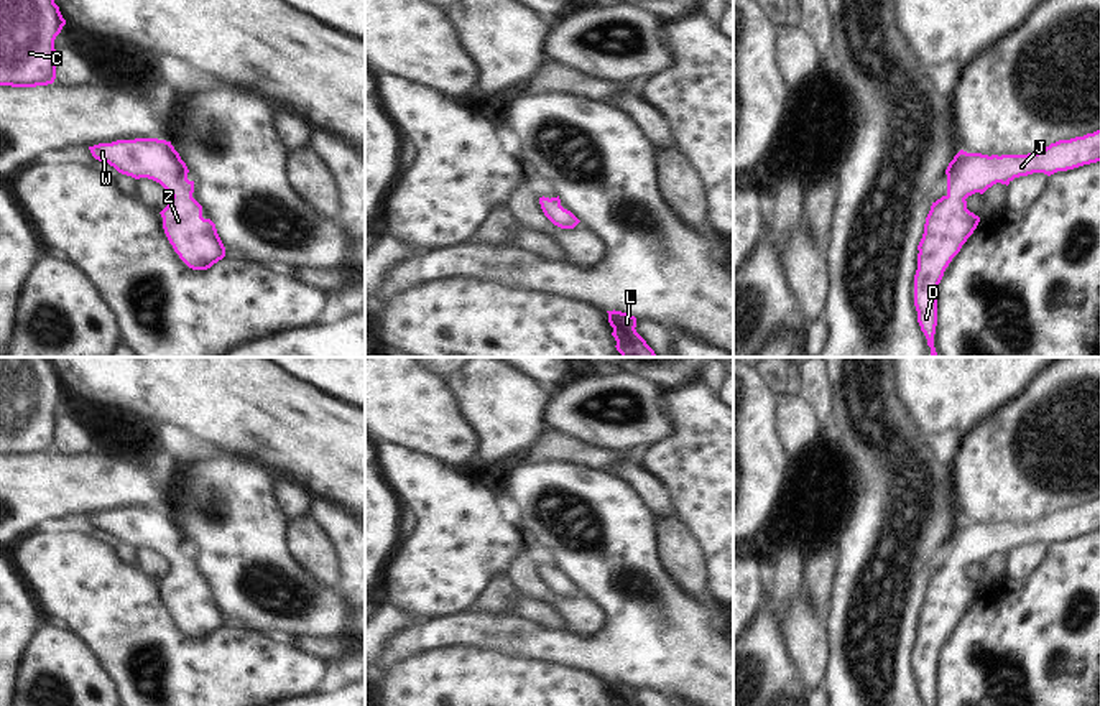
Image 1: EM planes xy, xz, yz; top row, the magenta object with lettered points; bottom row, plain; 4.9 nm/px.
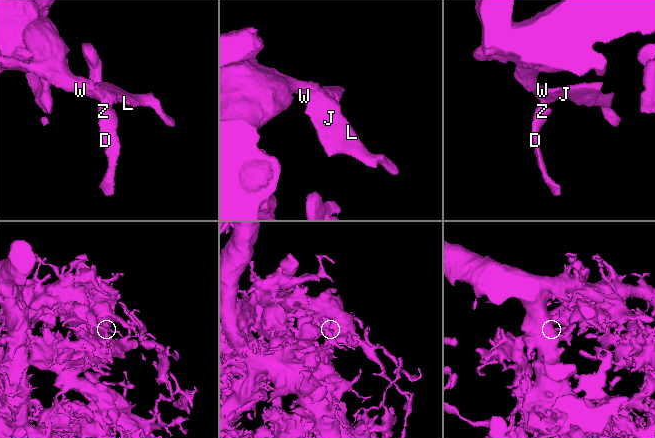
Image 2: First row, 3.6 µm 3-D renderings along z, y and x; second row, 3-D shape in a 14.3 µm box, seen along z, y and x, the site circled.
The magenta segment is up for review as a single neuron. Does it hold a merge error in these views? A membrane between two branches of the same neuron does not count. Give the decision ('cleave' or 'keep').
keep

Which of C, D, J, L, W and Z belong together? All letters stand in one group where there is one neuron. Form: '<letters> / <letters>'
C D J L W Z

